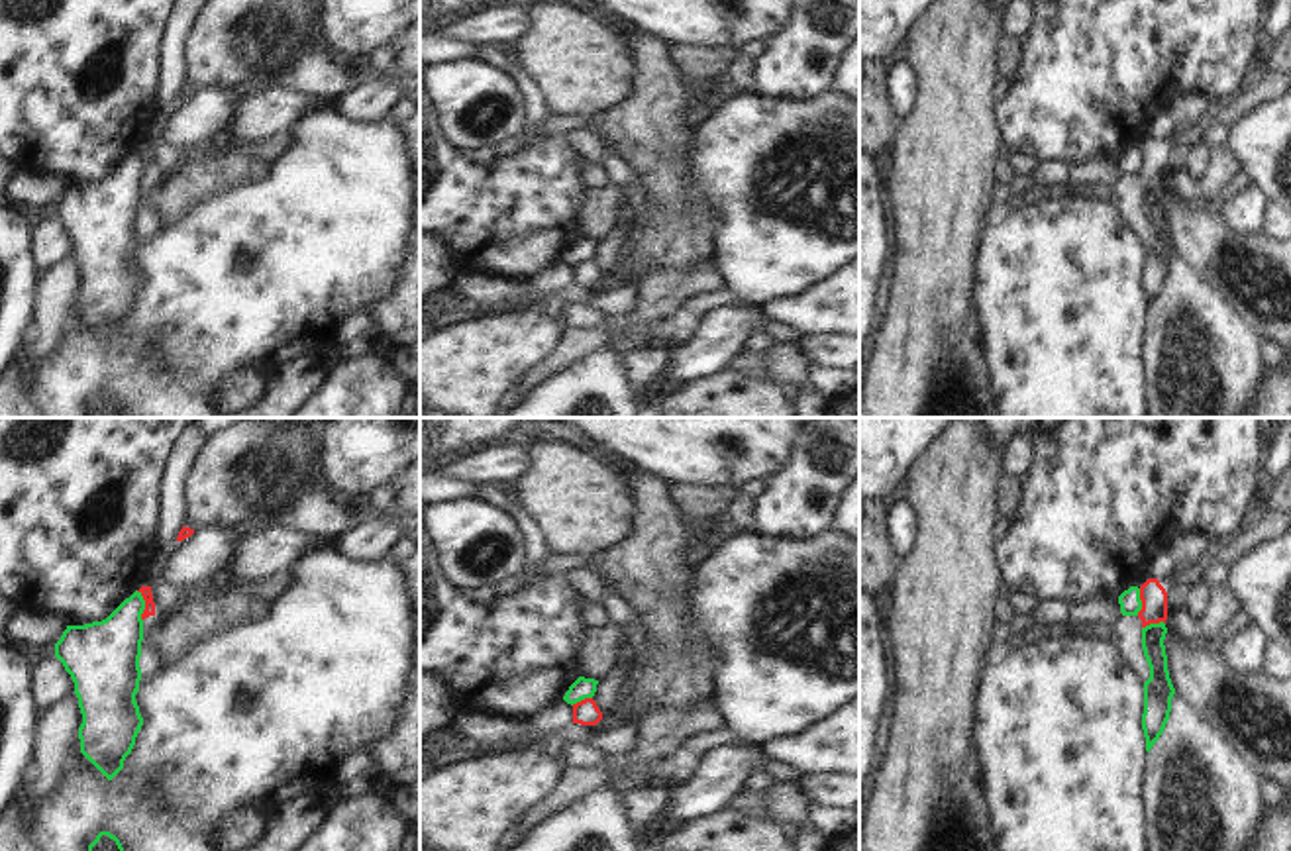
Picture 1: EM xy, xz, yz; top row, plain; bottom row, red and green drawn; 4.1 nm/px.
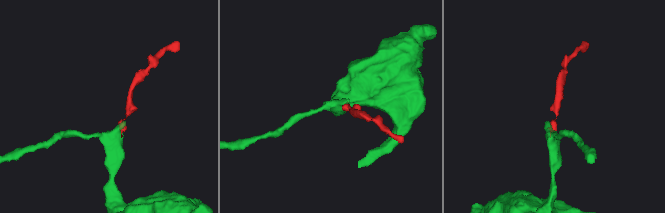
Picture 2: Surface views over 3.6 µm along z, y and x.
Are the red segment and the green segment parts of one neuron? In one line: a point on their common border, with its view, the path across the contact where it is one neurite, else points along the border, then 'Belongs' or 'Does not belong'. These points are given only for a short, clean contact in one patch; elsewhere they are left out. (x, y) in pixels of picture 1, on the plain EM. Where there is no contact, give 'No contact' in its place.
Touches red at xy (146, 167). Boundary: xy (136, 151), (144, 161), (142, 181). Does not belong.

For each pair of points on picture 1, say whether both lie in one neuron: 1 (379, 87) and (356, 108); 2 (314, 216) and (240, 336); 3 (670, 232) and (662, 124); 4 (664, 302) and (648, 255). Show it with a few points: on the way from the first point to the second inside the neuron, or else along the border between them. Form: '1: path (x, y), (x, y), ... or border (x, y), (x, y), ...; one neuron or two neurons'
1: path (373, 93), (361, 104); one neuron
2: path (314, 246), (314, 261), (269, 306); one neuron
3: path (670, 204), (670, 177), (662, 151); one neuron
4: border (697, 265), (652, 269), (638, 287); two neurons

